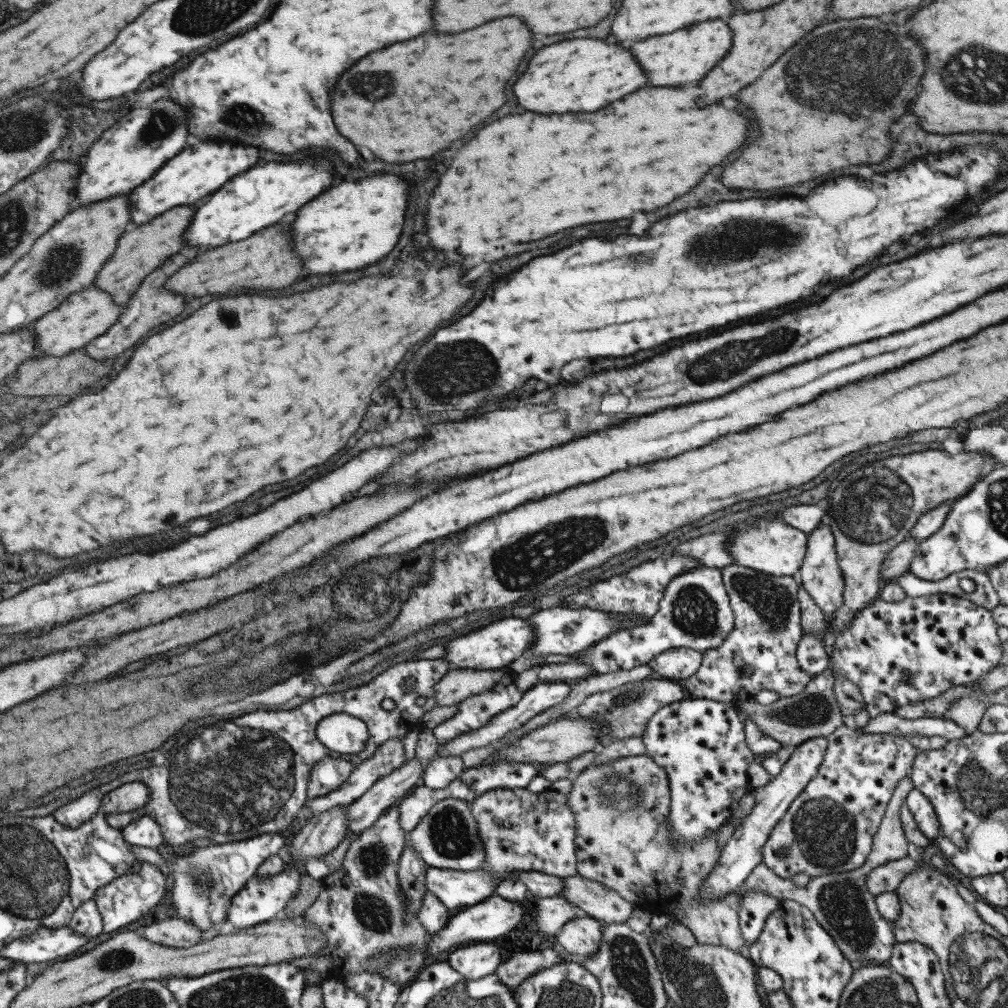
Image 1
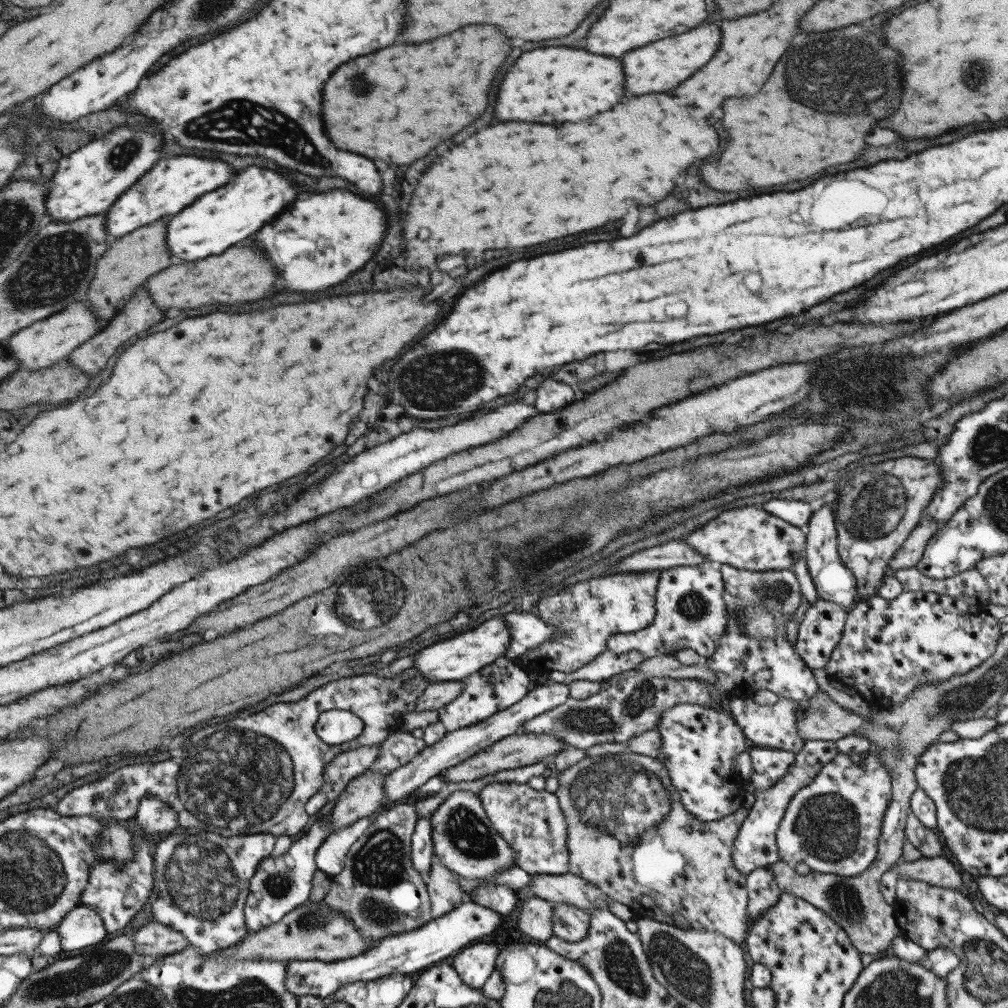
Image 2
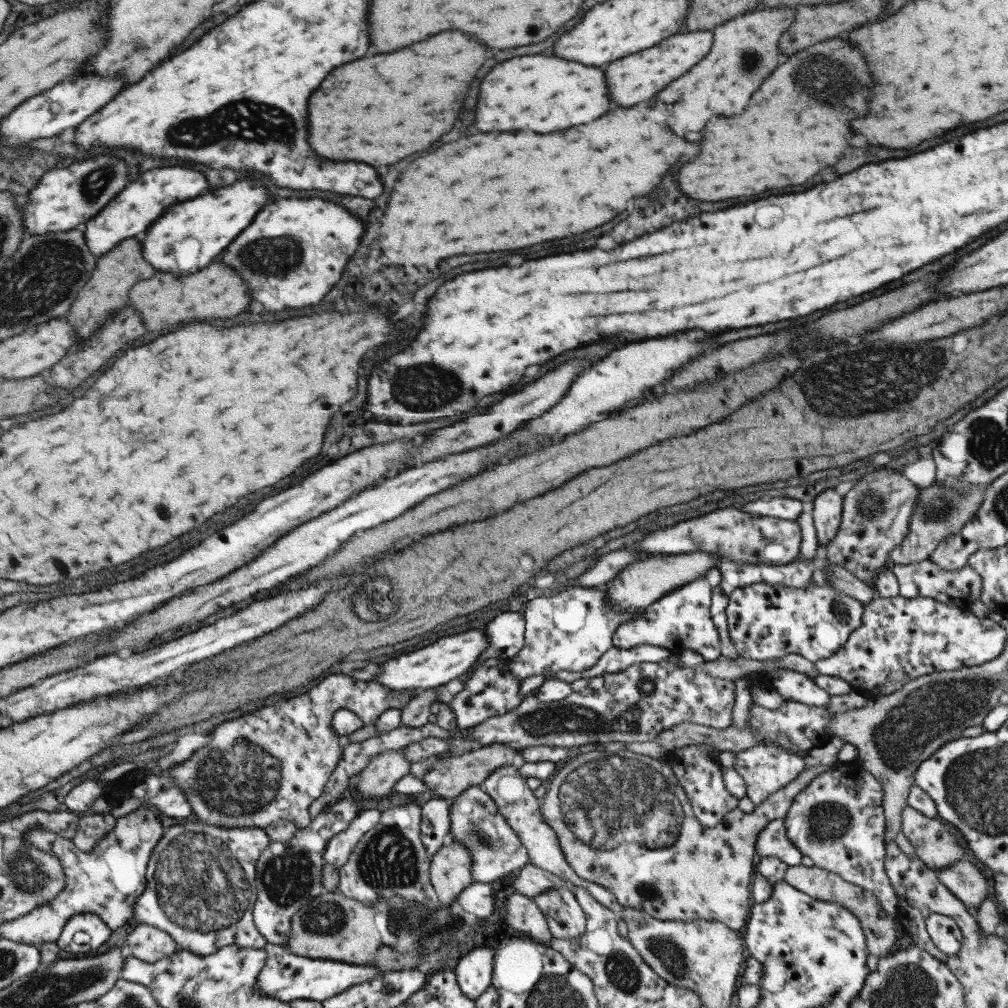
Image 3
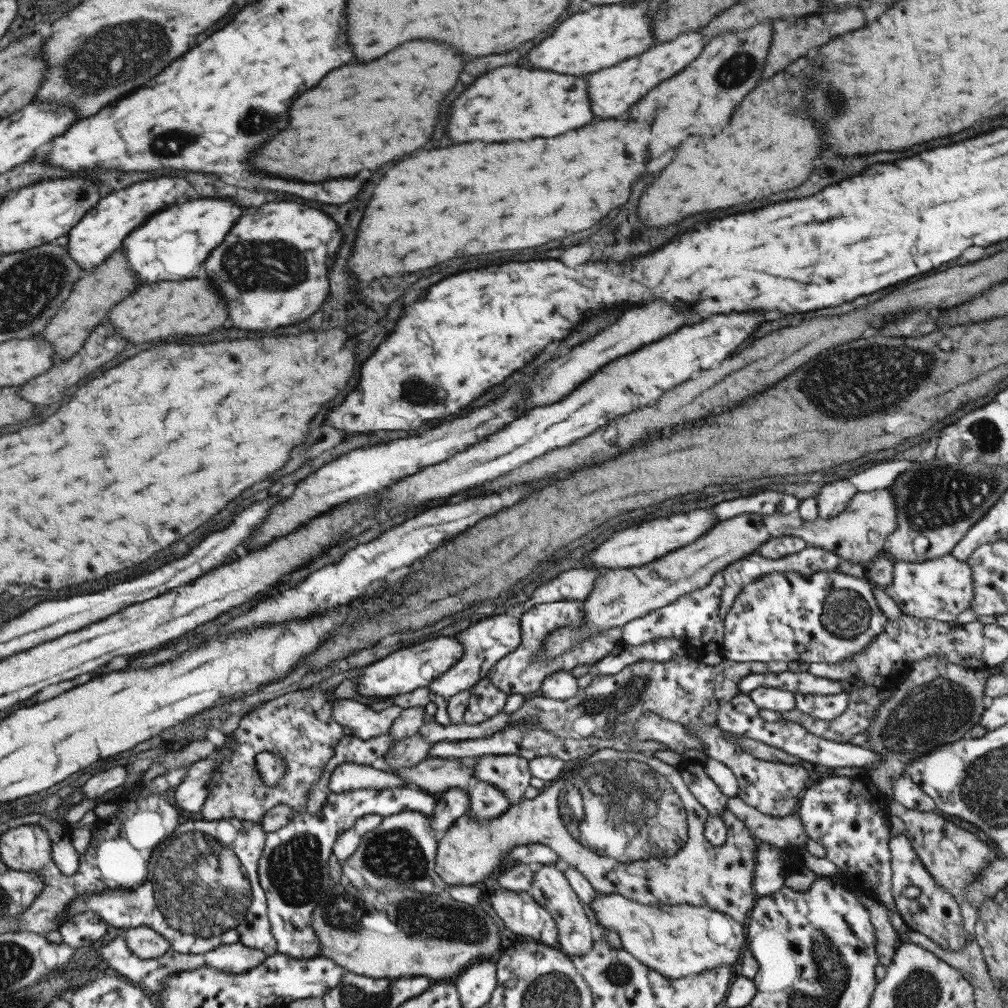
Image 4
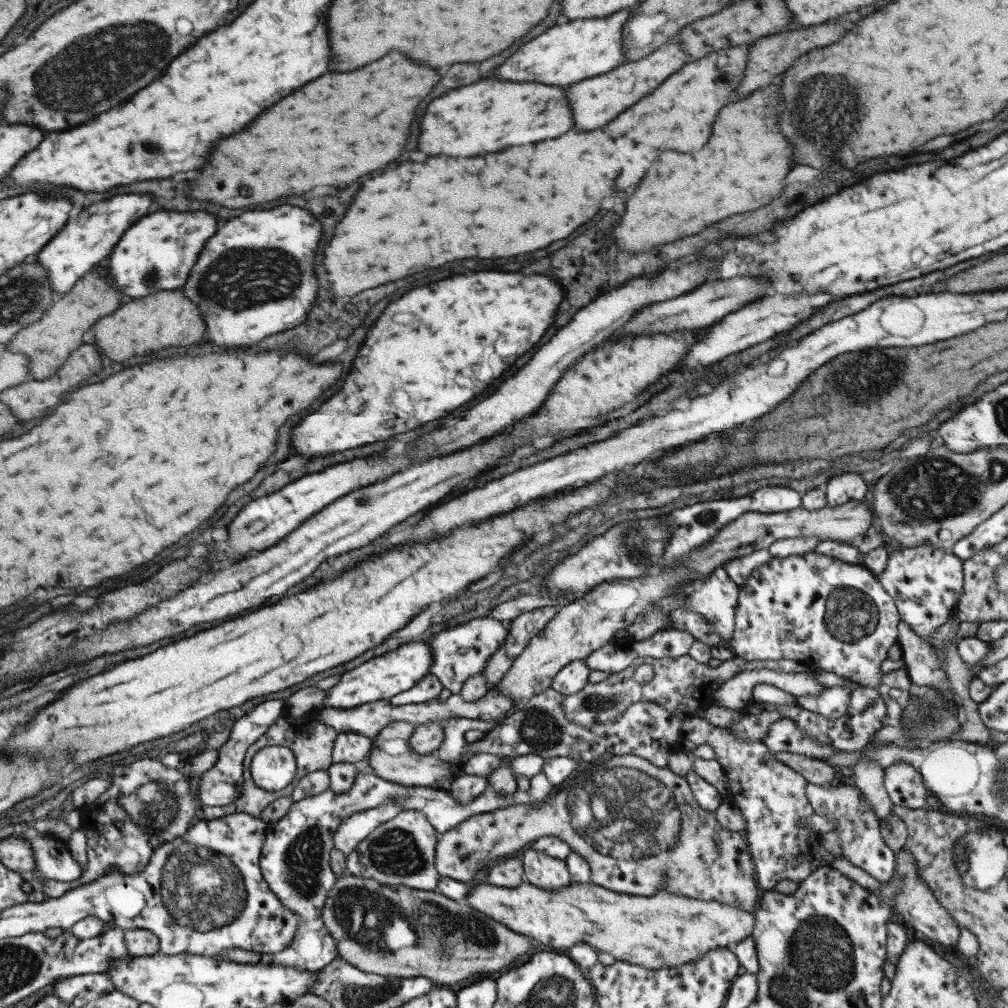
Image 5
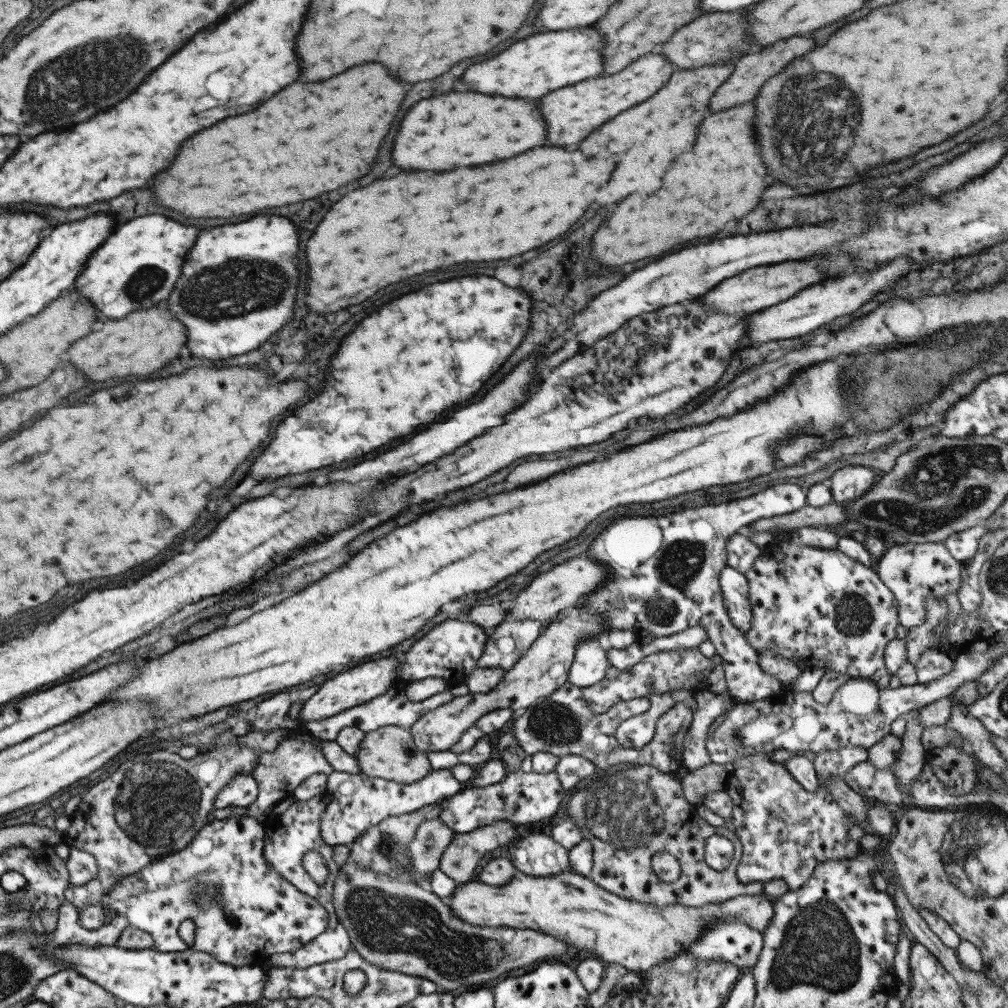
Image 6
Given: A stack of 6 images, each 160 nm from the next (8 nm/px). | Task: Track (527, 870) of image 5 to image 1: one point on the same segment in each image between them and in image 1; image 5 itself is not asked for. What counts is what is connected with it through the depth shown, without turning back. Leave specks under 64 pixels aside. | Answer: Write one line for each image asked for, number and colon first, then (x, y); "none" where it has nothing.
1: (581, 936)
2: (569, 923)
3: (565, 919)
4: (575, 932)

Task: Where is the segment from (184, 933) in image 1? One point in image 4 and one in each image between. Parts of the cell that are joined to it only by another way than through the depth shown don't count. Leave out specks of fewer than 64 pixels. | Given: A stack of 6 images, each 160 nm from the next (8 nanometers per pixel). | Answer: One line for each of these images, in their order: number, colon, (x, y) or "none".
2: (152, 939)
3: (146, 943)
4: (145, 943)

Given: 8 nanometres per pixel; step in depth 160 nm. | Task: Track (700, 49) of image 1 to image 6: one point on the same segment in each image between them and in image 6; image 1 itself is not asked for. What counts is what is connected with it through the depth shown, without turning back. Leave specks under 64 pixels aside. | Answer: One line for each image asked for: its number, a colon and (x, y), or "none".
2: (664, 64)
3: (638, 77)
4: (612, 90)
5: (595, 101)
6: (571, 113)

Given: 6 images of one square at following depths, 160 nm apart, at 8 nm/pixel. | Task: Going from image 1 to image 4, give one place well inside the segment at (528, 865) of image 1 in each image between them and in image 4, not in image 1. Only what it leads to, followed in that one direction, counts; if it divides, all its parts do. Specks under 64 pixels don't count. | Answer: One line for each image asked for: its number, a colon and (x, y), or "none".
2: (530, 822)
3: (517, 805)
4: (509, 773)

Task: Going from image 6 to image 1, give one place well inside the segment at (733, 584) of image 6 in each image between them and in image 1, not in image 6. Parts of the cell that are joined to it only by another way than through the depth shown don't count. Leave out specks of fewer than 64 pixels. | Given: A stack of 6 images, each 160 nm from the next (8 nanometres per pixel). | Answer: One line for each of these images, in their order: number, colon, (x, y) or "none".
1: (694, 612)
2: (690, 613)
3: (680, 619)
4: (693, 616)
5: (715, 598)

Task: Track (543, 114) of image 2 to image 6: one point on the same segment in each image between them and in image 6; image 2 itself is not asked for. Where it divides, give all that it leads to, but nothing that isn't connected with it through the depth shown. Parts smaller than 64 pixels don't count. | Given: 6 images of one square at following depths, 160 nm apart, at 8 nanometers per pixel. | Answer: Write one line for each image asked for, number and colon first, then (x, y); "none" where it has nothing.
3: (526, 92)
4: (509, 103)
5: (483, 117)
6: (461, 129)

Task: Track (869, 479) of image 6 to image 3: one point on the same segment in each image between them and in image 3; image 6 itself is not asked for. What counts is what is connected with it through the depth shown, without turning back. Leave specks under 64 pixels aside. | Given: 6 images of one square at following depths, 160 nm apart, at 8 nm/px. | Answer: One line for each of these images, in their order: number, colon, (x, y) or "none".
3: (826, 507)
4: (832, 498)
5: (848, 487)

